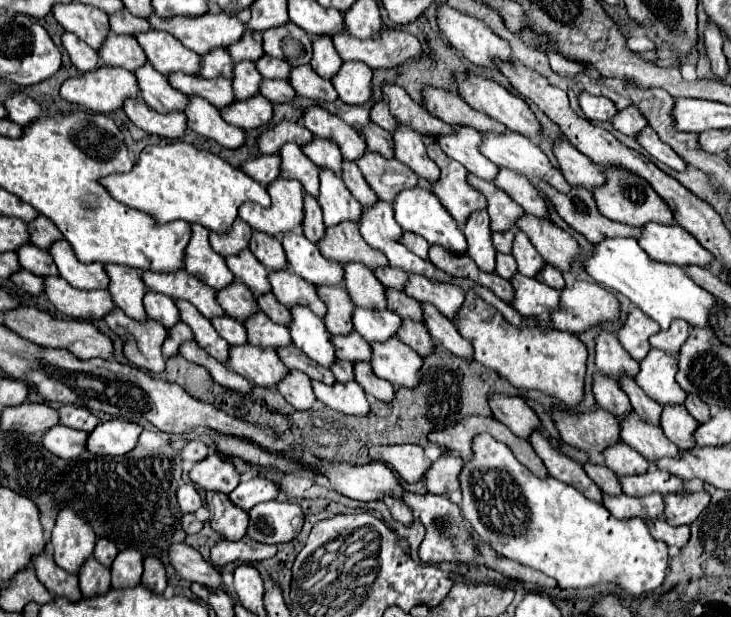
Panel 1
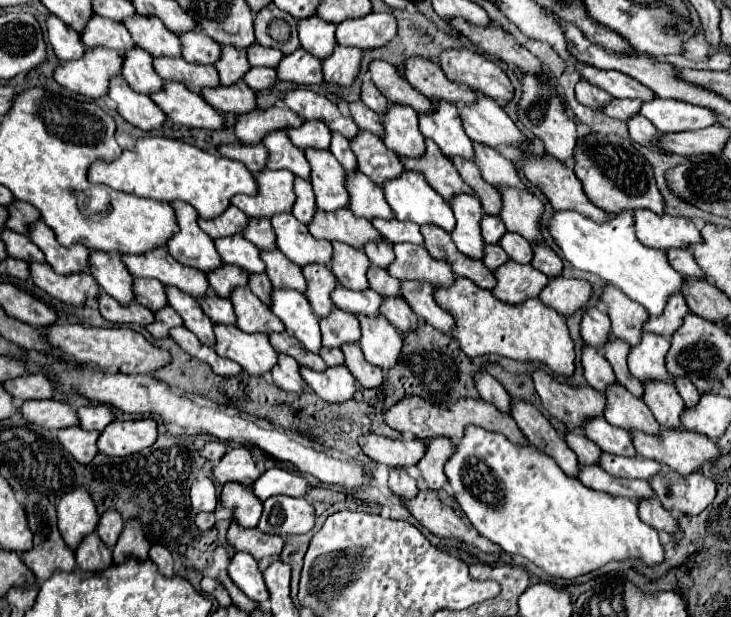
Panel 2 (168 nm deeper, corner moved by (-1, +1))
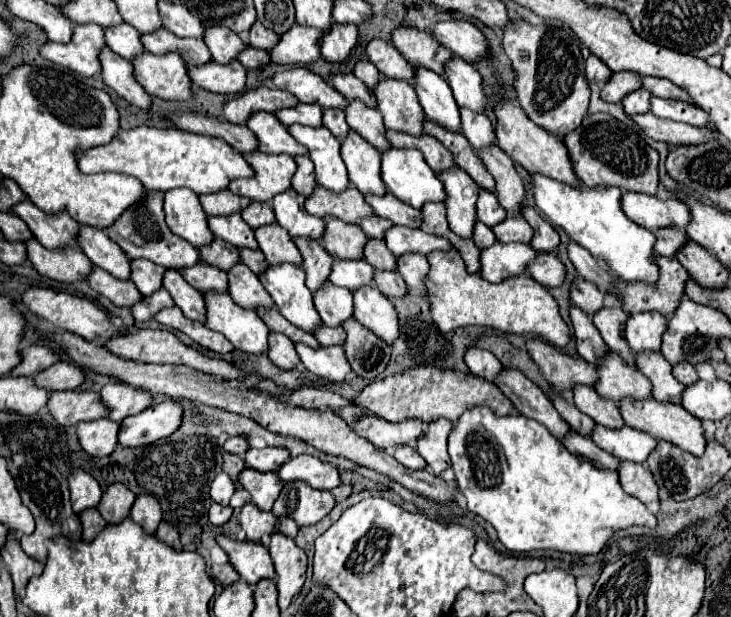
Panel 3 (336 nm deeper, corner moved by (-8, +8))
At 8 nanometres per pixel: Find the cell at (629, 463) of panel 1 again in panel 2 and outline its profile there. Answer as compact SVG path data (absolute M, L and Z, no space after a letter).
M604 417L590 419L590 423L586 423L584 429L586 429L586 437L590 441L594 441L604 453L622 455L622 457L634 457L636 455L630 433L622 431L618 427L610 427L610 423L606 423Z

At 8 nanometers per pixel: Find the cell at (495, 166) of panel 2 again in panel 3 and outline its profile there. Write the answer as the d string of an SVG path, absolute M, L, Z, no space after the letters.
M459 108L461 112L461 134L469 140L475 150L495 144L495 130L483 112Z

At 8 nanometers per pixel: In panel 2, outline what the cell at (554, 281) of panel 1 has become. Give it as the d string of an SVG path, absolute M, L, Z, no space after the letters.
M534 245L534 259L530 265L534 265L538 271L548 275L550 279L562 275L562 261L548 245Z

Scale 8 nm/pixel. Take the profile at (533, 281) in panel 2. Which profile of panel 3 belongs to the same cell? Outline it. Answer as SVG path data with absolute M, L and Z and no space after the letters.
M495 242L493 246L481 250L479 274L487 282L501 282L507 276L519 276L525 272L525 264L533 260L535 254L537 252L523 242Z

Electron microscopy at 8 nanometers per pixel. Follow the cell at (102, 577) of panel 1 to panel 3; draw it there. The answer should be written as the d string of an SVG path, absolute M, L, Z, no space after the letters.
M87 508L79 514L81 526L83 526L83 540L93 540L101 528L107 526L107 522L103 520L103 516L97 512L97 508Z

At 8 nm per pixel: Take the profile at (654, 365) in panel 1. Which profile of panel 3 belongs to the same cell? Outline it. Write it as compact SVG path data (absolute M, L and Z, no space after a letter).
M639 312L631 314L625 322L625 340L633 352L659 350L661 334L665 332L667 318L659 312Z

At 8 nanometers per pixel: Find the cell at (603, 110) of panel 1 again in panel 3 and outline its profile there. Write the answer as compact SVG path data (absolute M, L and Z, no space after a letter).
M589 56L587 58L587 80L597 80L597 82L605 82L605 80L609 80L609 74L611 74L611 70L609 70L609 66L605 64L605 62L601 62L597 56Z

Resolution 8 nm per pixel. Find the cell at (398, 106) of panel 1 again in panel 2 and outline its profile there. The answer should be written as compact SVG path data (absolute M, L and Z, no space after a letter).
M374 61L370 63L370 73L372 73L372 81L374 85L380 89L380 93L392 101L392 103L400 103L400 105L408 105L412 107L416 113L430 113L434 111L434 105L430 99L426 99L422 93L414 91L406 79L402 79L396 71L396 67L392 67L390 63L384 61Z

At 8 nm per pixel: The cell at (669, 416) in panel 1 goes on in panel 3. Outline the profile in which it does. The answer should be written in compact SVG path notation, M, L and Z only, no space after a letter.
M641 352L635 356L637 368L649 378L653 384L653 396L661 402L675 402L679 404L683 384L673 378L671 374L671 364L665 360L661 352Z

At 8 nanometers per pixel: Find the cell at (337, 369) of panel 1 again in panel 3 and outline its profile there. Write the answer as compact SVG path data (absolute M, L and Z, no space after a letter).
M321 326L313 332L313 336L319 340L321 346L329 346L329 344L343 344L345 340L345 330L341 326L337 328L331 328L331 326Z

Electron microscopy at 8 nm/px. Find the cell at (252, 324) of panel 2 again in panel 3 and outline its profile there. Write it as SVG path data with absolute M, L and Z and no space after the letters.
M237 262L229 272L229 294L231 298L243 306L243 308L251 308L255 310L257 306L273 306L271 296L265 292L263 284L259 282L259 278L249 272L249 268L245 268L245 264Z

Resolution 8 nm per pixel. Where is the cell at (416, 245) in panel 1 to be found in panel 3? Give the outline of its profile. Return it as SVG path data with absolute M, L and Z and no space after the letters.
M391 192L377 196L377 194L365 194L367 204L375 210L375 214L389 218L397 226L409 226L409 228L419 228L421 226L421 212L415 210L413 206L397 200Z

